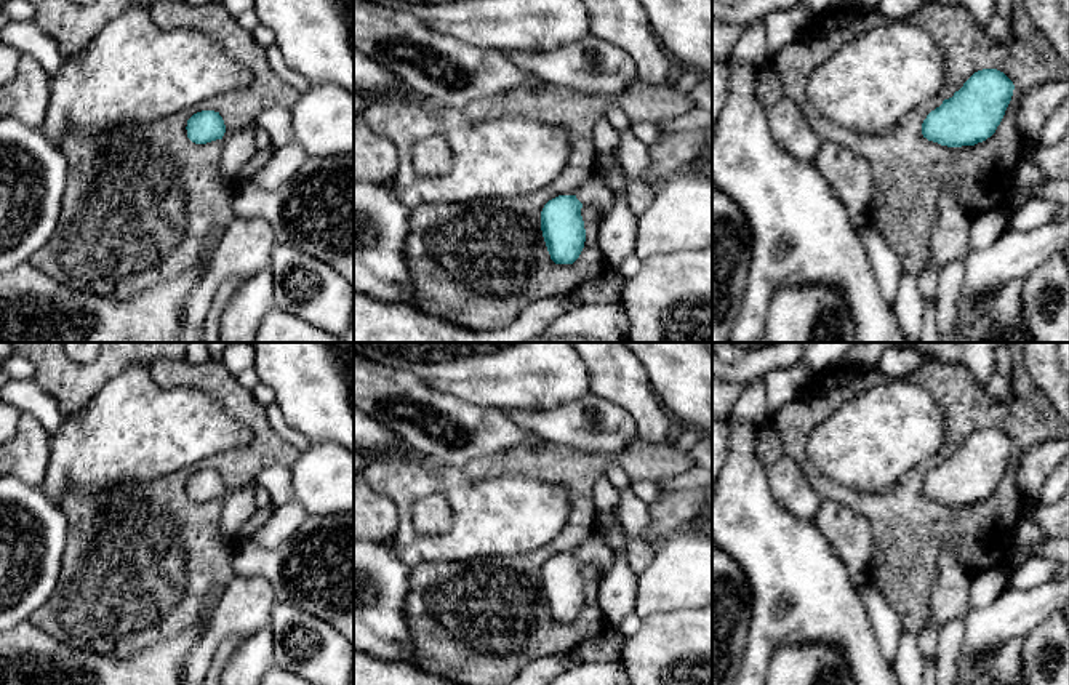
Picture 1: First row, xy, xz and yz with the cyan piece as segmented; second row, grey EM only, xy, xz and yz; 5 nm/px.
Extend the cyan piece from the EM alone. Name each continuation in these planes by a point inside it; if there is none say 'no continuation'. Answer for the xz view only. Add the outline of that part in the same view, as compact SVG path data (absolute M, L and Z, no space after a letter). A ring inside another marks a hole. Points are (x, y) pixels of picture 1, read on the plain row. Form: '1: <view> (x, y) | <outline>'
1: xz (596, 552) | M594 533L575 554L583 565L595 567L600 579L608 575L615 560L615 552L597 533Z

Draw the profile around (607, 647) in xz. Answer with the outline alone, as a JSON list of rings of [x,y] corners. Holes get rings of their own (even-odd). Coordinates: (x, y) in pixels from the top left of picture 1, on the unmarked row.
[[[607,627],[597,637],[579,643],[576,651],[583,663],[613,663],[621,659],[626,640],[616,629]]]

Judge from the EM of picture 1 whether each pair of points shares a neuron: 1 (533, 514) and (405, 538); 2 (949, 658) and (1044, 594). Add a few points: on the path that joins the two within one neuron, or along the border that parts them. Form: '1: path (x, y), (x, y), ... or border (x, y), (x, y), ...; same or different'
1: path (501, 516), (490, 517), (456, 544), (437, 544); same
2: border (965, 620), (965, 634), (956, 668); different

